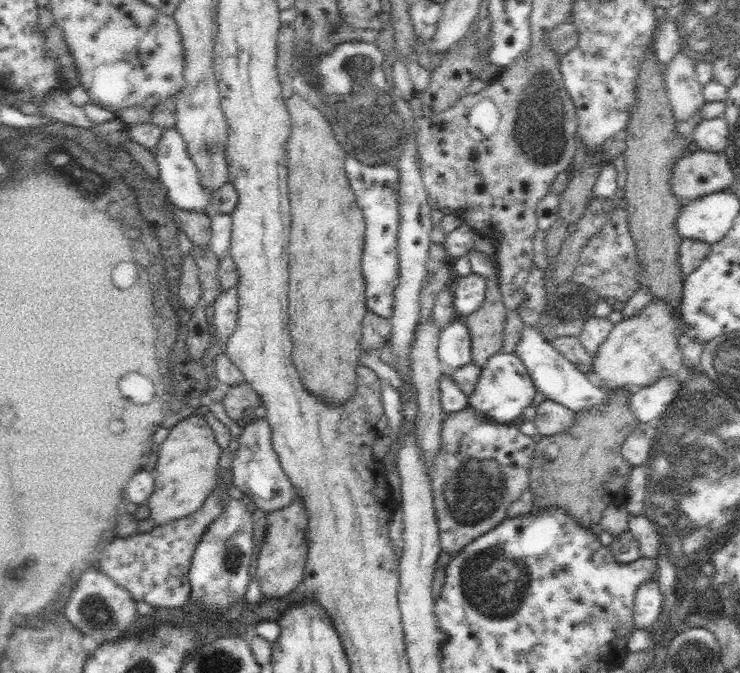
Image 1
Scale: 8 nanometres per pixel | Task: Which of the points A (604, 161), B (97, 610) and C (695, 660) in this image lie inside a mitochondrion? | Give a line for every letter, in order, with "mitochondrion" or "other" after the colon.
A: other
B: mitochondrion
C: mitochondrion

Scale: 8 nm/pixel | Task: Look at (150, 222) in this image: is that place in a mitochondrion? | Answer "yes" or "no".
yes

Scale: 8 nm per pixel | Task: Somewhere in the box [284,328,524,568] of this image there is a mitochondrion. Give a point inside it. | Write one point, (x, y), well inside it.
(473, 496)

